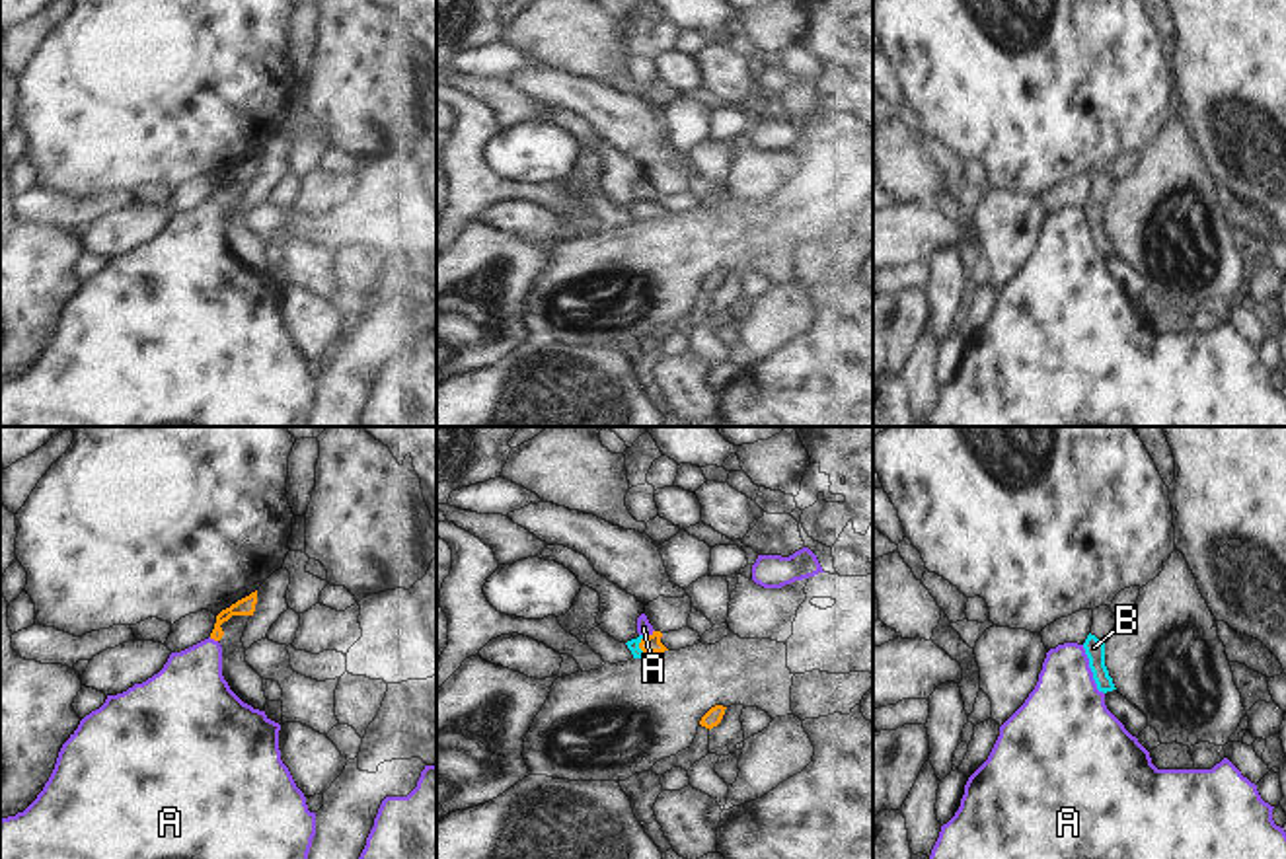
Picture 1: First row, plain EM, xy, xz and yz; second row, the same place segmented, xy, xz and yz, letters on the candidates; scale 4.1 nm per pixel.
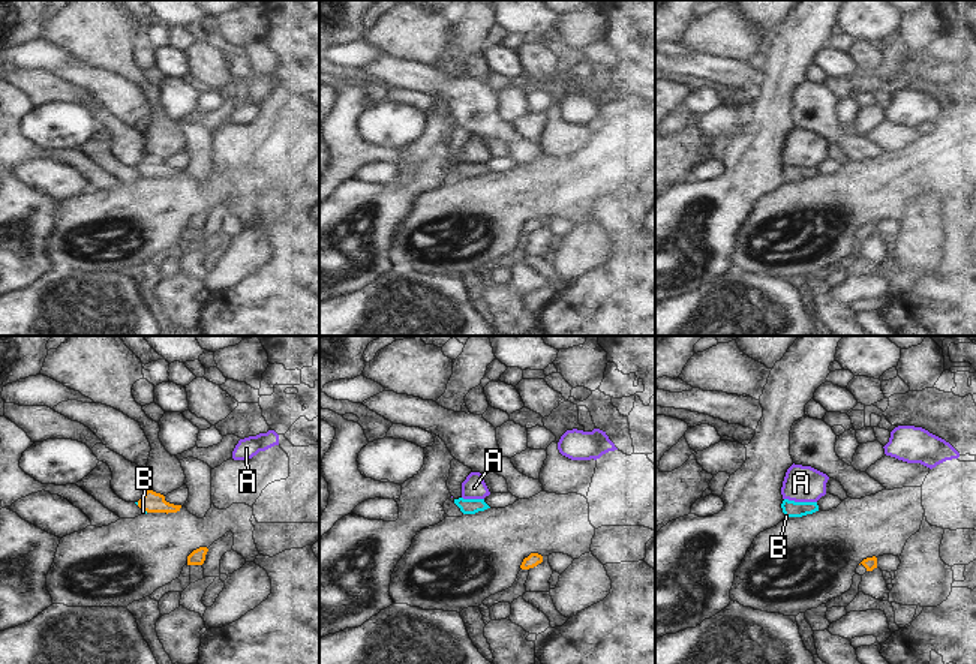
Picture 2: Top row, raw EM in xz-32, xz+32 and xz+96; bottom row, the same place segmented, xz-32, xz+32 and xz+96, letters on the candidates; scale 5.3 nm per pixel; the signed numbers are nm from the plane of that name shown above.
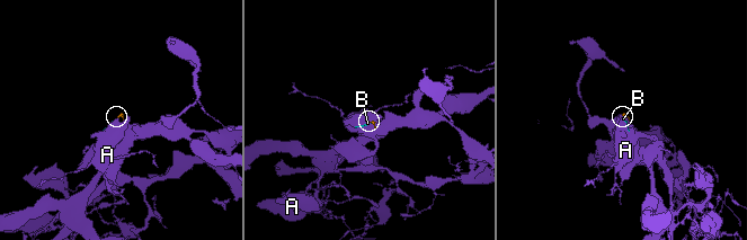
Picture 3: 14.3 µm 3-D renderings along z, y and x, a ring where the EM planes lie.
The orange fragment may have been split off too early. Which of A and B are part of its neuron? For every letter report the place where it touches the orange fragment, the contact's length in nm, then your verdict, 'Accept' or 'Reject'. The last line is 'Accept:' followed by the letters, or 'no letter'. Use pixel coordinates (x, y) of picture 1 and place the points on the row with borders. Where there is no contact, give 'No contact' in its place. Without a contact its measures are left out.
A: Touches orange at xy (213, 637). Shared border 40 nm. Reject
B: Touches orange at xz (640, 643). Shared border 80 nm. Accept
Accept: B.

